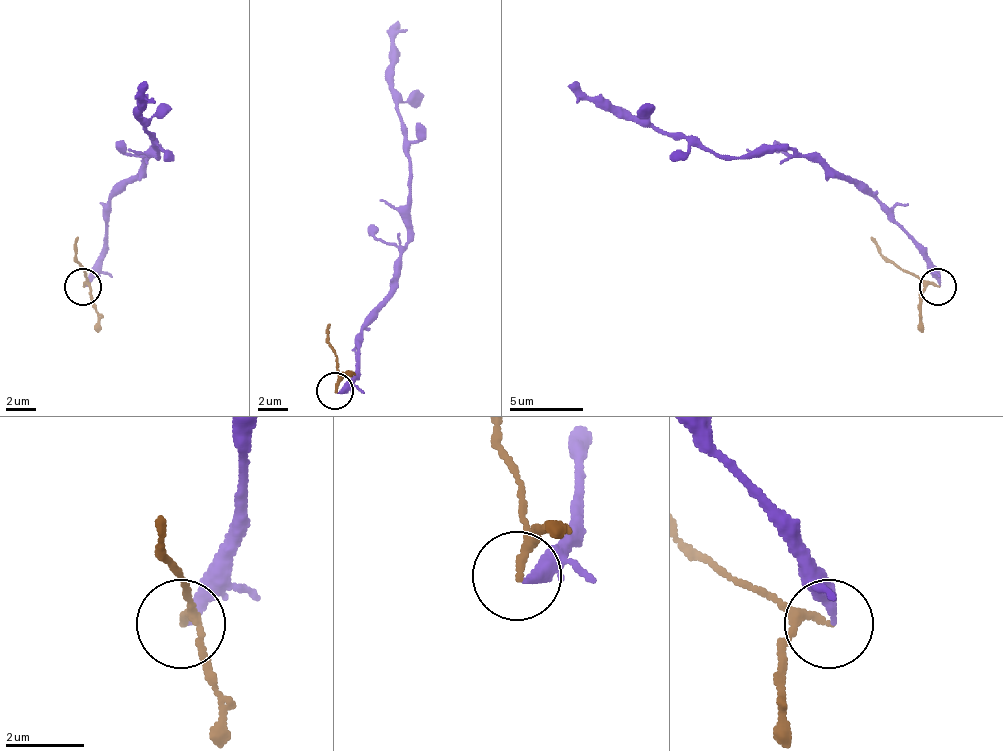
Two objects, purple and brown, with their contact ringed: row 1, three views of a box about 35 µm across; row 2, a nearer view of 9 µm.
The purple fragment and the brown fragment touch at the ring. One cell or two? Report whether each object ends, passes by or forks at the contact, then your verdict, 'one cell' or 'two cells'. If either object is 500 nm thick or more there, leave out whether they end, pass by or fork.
purple ends; brown passes by; two cells

